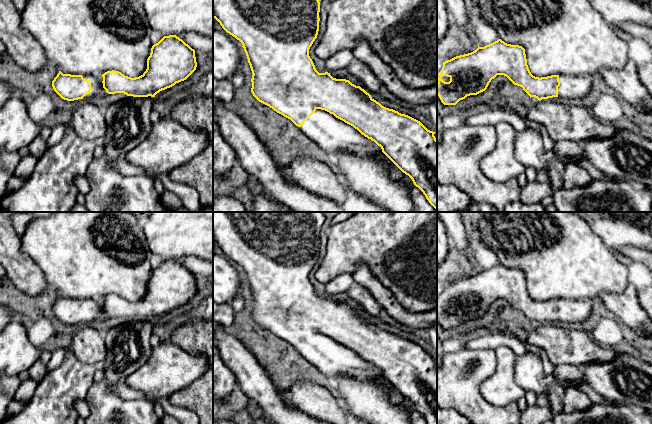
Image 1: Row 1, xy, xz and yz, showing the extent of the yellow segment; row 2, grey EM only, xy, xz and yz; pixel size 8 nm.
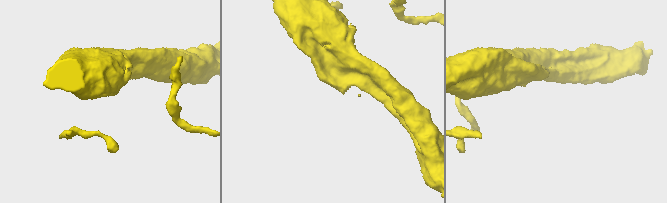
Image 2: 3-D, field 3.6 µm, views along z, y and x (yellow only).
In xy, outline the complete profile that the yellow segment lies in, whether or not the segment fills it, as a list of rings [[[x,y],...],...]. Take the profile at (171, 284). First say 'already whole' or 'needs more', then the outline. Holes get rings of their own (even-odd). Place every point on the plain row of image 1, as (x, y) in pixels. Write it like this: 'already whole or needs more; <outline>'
needs more; [[[176,259],[164,260],[151,272],[147,283],[147,293],[139,301],[131,302],[119,295],[107,295],[102,299],[71,299],[61,295],[52,305],[54,315],[64,324],[87,325],[92,321],[103,321],[108,318],[124,317],[133,321],[155,321],[157,317],[186,304],[197,291],[195,274]]]

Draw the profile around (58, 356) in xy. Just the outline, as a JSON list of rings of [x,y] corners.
[[[65,347],[55,350],[52,353],[50,361],[46,364],[47,371],[53,371],[57,369],[64,362],[68,352],[72,352],[71,347]]]

